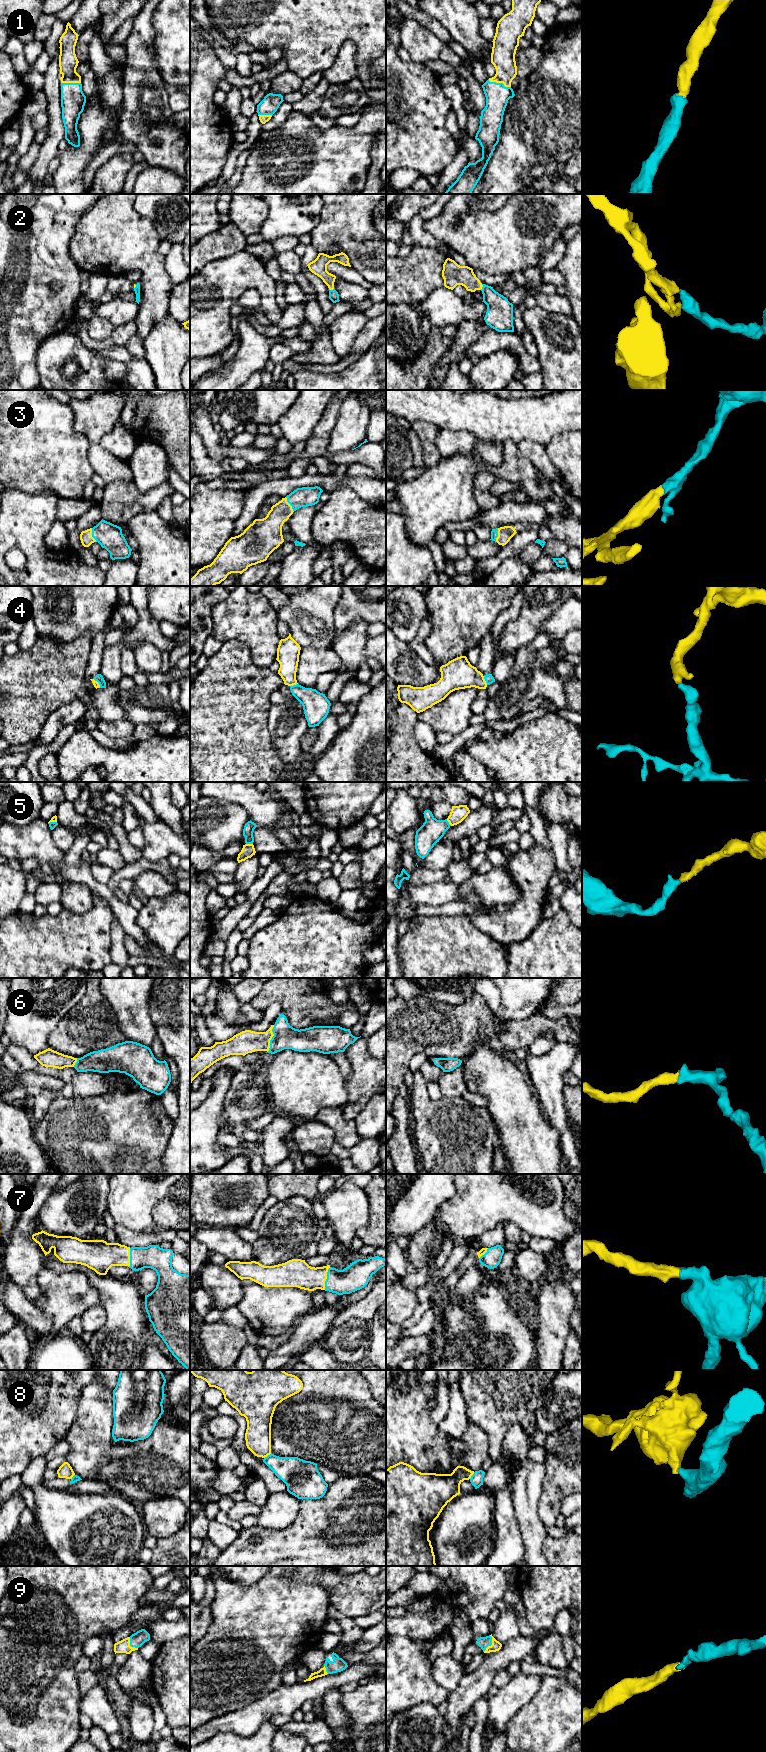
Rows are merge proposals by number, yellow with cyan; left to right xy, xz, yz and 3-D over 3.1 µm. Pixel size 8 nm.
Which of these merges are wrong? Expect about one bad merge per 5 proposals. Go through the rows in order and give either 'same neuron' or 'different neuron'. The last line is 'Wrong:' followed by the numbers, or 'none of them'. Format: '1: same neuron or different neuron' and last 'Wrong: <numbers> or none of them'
1: same neuron
2: same neuron
3: same neuron
4: same neuron
5: same neuron
6: same neuron
7: same neuron
8: different neuron
9: same neuron
Wrong: 8

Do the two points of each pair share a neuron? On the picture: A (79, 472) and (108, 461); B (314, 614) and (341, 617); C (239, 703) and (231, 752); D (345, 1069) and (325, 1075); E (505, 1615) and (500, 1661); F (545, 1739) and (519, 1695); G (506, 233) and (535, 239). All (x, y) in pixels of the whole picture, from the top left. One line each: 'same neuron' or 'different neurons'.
A: different neurons
B: different neurons
C: same neuron
D: different neurons
E: different neurons
F: different neurons
G: same neuron

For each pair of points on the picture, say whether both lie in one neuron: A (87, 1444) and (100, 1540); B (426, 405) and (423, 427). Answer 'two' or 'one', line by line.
A: two
B: two

